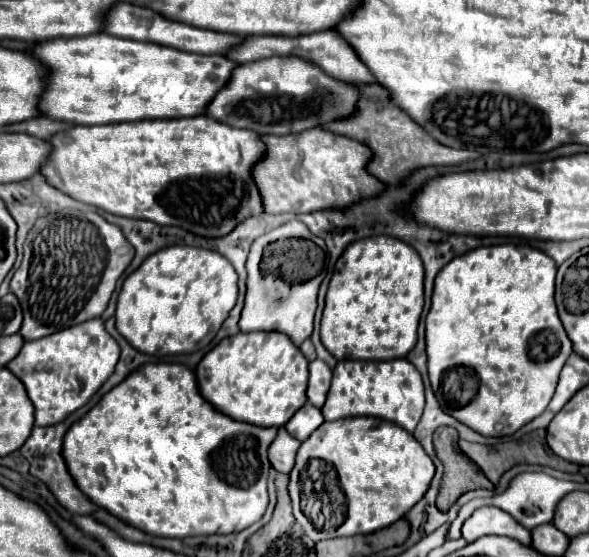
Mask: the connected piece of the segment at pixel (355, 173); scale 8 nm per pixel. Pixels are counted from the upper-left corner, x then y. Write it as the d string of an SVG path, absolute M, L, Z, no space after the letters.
M309 129L303 133L277 137L265 135L265 157L253 167L265 213L315 213L323 209L347 209L349 205L381 195L385 185L367 171L373 151L349 137L327 129Z

